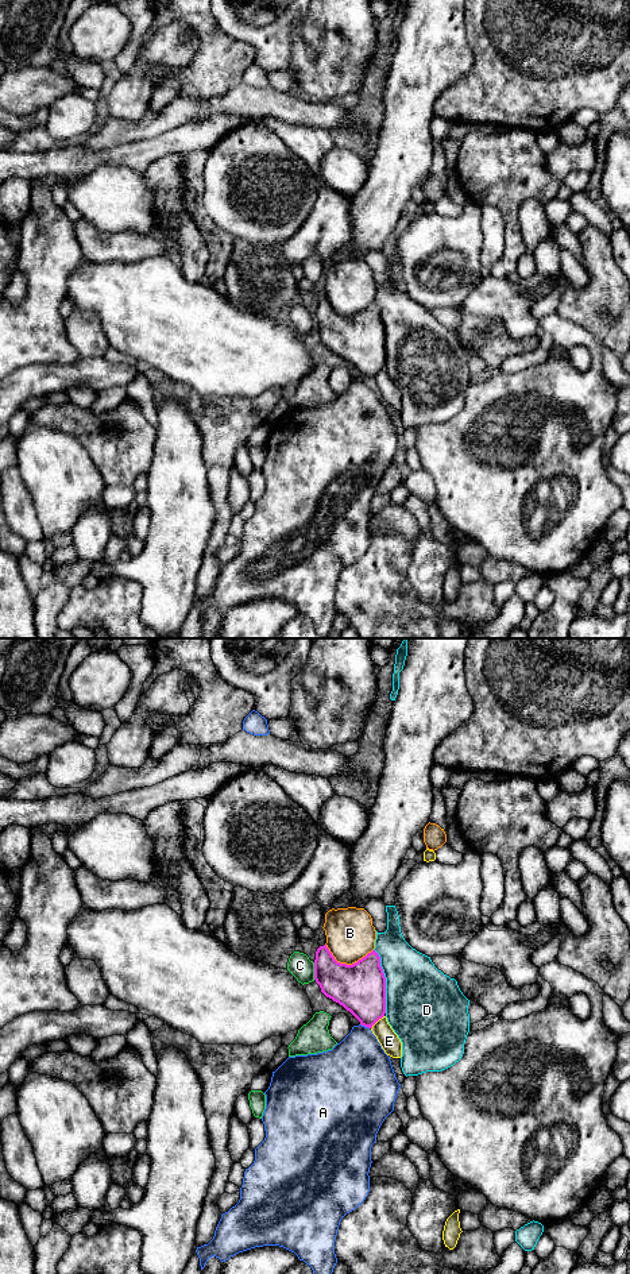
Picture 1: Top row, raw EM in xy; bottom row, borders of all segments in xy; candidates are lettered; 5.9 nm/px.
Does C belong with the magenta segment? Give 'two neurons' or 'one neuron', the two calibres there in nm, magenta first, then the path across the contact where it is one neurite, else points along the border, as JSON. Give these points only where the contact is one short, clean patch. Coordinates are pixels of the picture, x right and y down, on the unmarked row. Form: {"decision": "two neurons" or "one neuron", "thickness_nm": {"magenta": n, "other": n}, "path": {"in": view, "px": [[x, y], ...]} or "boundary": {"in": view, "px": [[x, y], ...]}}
{"decision": "two neurons", "thickness_nm": {"magenta": 260, "other": 140}}

